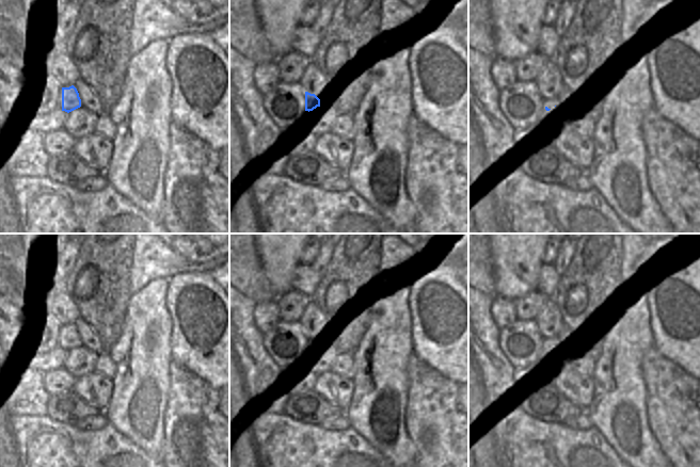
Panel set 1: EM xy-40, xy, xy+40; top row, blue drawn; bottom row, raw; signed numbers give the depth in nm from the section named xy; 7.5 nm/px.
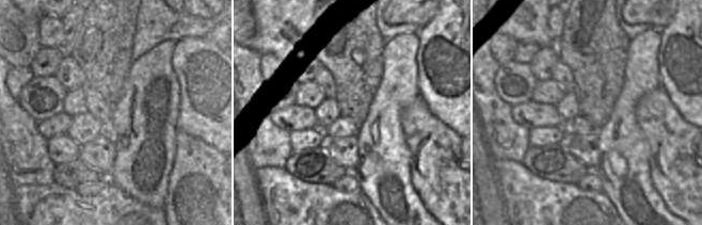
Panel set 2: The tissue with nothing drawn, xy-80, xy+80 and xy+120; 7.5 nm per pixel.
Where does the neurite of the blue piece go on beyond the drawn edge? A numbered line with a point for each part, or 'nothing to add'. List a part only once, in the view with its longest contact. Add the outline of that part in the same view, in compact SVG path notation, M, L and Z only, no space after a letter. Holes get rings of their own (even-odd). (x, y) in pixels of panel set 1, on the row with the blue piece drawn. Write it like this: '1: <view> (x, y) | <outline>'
1: xy+40 (550, 102) | M556 96L554 98L542 98L542 103L548 109L554 109L559 103L559 97Z

